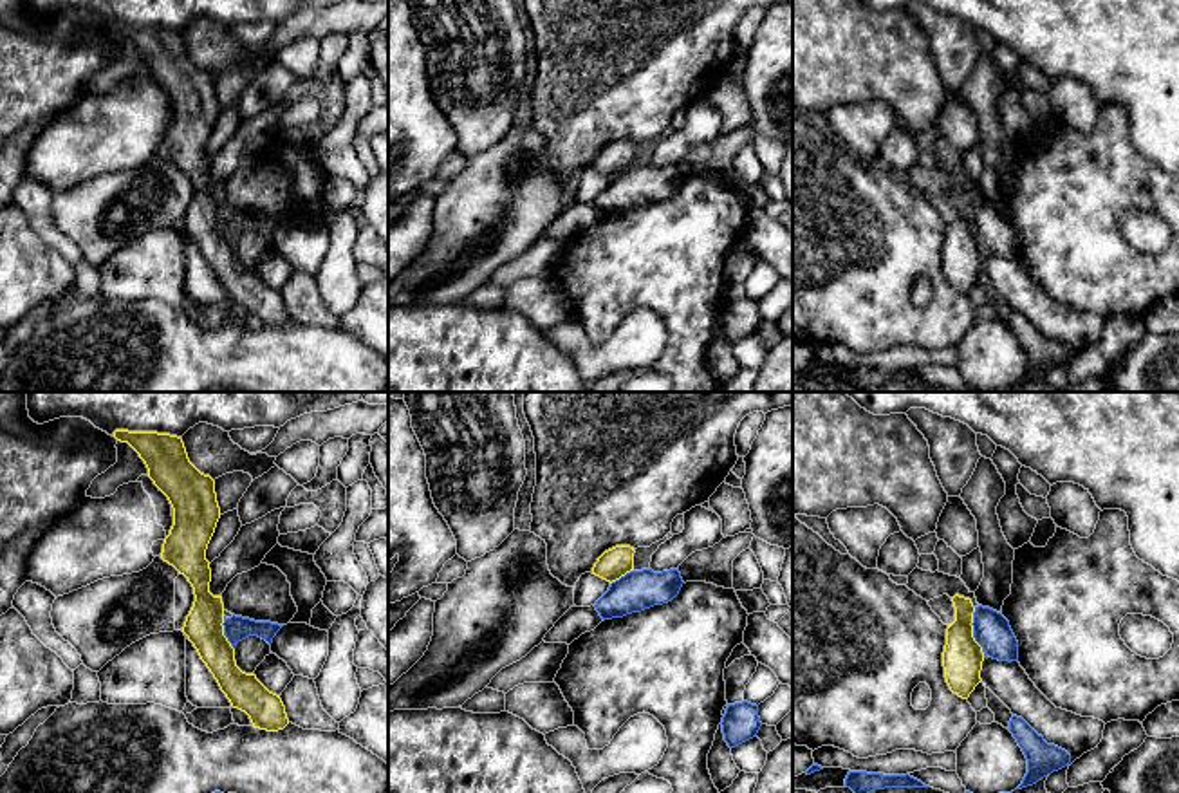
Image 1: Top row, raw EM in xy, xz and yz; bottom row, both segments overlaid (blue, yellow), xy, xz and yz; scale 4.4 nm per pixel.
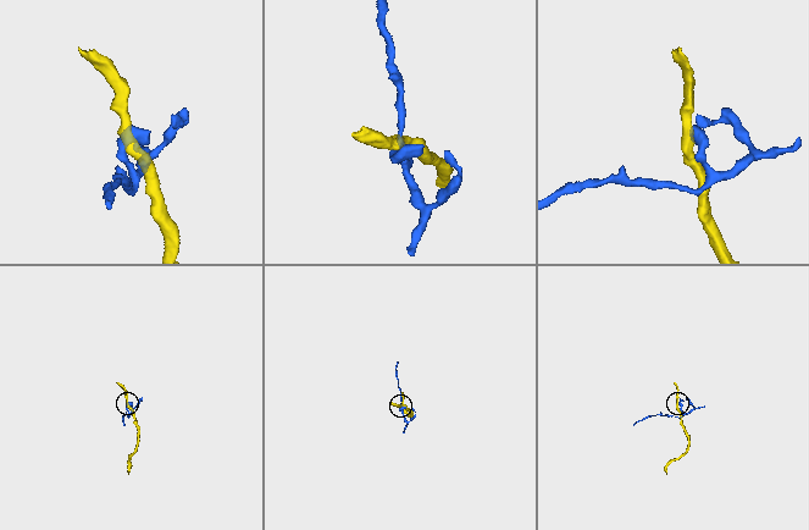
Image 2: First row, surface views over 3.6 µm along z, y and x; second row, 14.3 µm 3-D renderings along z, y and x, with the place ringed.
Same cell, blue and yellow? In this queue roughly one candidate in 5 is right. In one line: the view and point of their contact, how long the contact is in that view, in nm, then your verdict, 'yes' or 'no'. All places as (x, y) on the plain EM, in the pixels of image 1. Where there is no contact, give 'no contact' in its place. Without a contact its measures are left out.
contact yz (974, 226); length 220 nm; no

